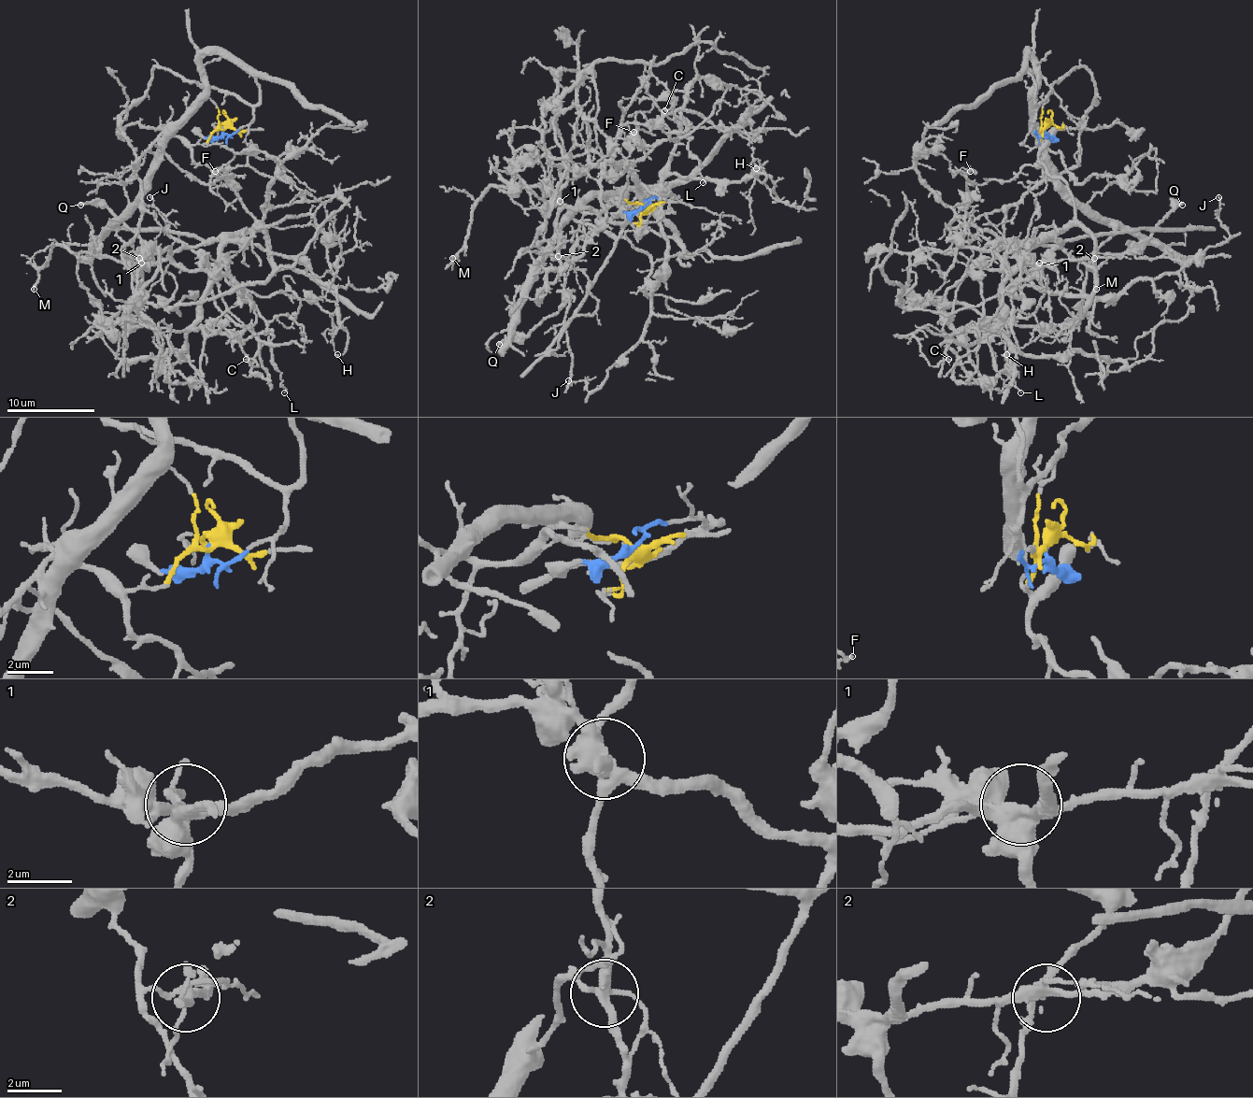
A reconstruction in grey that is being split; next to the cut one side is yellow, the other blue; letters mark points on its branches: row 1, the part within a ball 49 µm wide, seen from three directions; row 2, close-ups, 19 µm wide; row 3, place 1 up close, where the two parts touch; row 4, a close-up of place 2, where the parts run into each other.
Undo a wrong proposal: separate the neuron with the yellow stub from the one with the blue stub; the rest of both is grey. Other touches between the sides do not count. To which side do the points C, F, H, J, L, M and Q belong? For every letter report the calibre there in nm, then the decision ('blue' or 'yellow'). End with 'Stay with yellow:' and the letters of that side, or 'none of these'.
C: 180 nm thick; yellow
F: 170 nm thick; yellow
H: 110 nm thick; yellow
J: 140 nm thick; yellow
L: 100 nm thick; yellow
M: 280 nm thick; yellow
Q: 240 nm thick; yellow
Stay with yellow: C, F, H, J, L, M, Q

